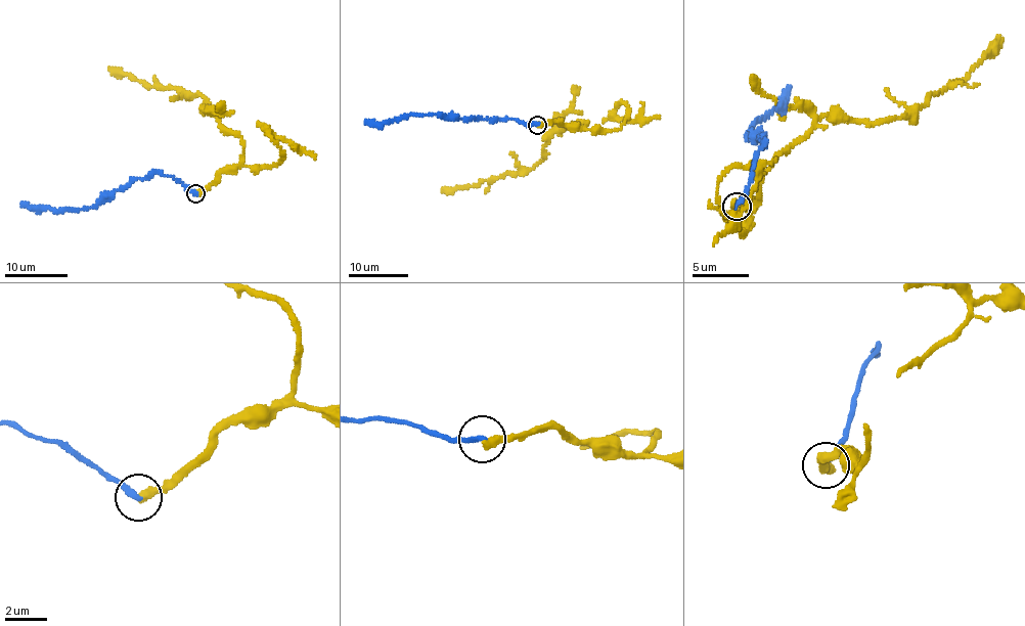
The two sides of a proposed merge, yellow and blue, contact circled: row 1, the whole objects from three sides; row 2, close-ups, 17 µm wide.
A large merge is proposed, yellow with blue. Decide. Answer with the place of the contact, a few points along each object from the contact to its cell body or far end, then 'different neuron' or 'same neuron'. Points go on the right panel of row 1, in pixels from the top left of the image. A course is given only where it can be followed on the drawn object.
place (737, 207); course yellow (736, 208), (747, 199), (747, 206), (758, 203), (760, 176), (827, 116), (901, 119), (966, 77), (1003, 38); course blue (736, 208), (745, 192), (765, 133), (759, 138), (762, 131), (747, 136), (757, 117), (777, 107), (791, 86); different neuron

